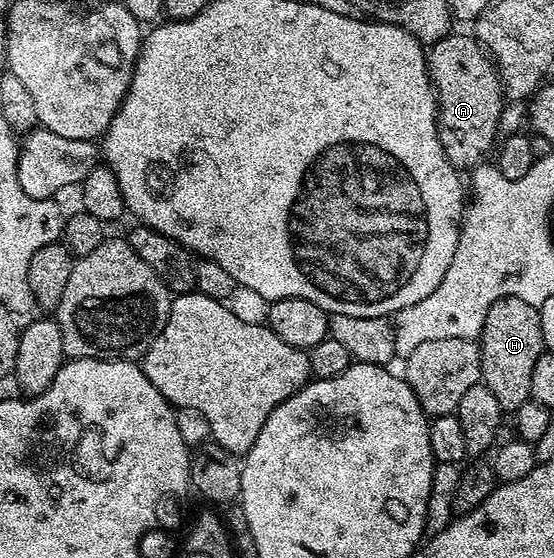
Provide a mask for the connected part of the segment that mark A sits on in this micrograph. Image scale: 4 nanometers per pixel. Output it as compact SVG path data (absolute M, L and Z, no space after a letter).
M450 32L449 36L433 44L427 53L427 64L429 79L433 82L437 98L437 134L441 140L441 146L454 169L469 171L484 158L481 156L489 148L490 150L494 148L499 137L498 125L501 109L507 104L507 97L503 92L502 74L491 60L490 54L472 36L464 37L463 34L457 32Z

